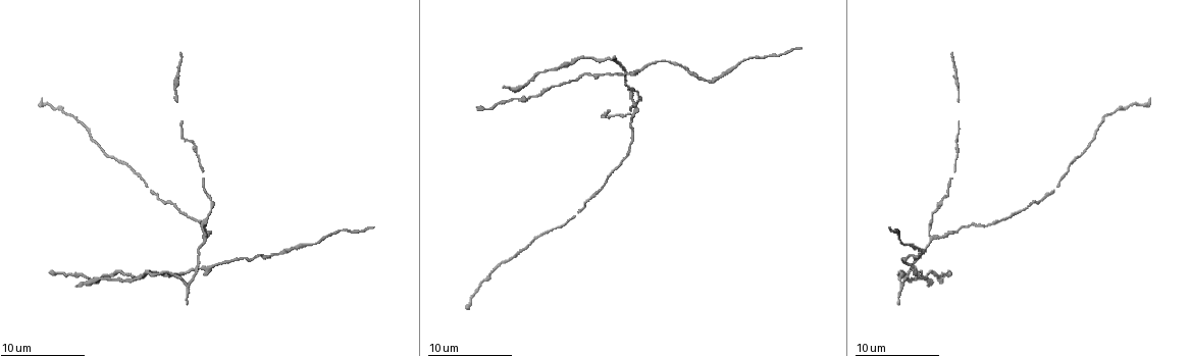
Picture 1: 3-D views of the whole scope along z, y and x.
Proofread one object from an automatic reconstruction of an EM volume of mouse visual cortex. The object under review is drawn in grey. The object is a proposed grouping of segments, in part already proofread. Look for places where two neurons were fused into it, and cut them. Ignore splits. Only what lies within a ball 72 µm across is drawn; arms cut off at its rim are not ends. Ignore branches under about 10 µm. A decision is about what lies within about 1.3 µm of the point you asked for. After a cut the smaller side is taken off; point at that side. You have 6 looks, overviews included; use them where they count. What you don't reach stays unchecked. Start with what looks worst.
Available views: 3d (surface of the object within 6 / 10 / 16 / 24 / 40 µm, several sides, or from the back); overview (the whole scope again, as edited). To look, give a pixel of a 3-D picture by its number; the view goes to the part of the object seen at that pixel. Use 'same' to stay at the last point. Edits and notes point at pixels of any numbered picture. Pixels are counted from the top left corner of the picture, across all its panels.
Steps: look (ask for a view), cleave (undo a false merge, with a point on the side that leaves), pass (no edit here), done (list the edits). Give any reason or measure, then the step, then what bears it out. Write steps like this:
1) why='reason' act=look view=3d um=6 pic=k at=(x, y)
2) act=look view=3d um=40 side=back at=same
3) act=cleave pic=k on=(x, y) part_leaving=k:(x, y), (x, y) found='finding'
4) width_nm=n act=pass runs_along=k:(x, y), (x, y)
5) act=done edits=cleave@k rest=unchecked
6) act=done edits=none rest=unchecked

why='looks like a crossing' act=look view=3d um=6 pic=1 at=(200, 268)

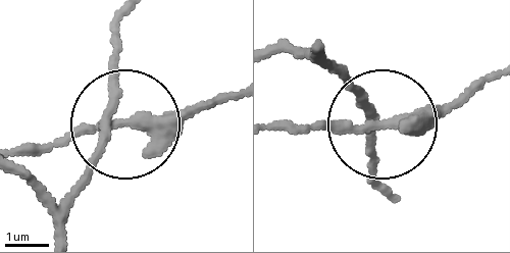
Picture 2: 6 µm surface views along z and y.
act=look view=3d um=6 side=back pic=2 at=(119, 120)

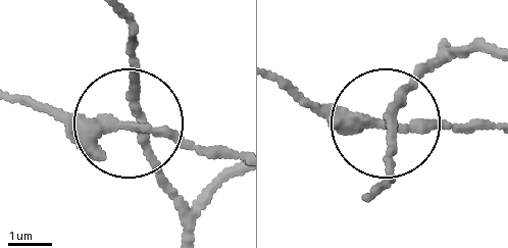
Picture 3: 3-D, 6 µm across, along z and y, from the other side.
width_nm=250 act=pass found='one neuron here'

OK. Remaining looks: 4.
act=look view=3d um=6 pic=1 at=(977, 224)

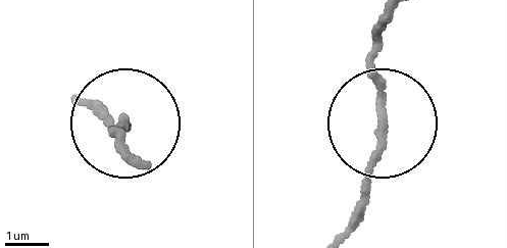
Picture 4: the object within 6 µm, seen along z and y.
width_nm=170 act=pass runs_along=4:(383, 115), (371, 28) found='all the same neuron'

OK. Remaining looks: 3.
why='sudden change in width' act=look view=3d um=10 pic=1 at=(257, 254)

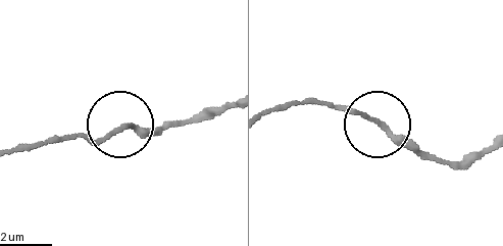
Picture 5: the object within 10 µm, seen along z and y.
act=pass found='all the same neuron'

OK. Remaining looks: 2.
act=done edits=none rest=unchecked

